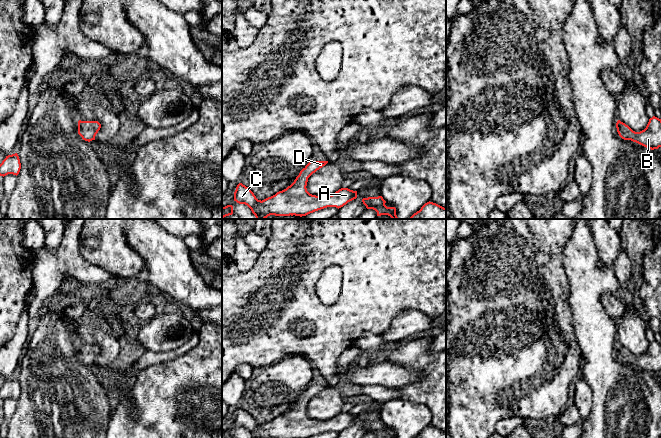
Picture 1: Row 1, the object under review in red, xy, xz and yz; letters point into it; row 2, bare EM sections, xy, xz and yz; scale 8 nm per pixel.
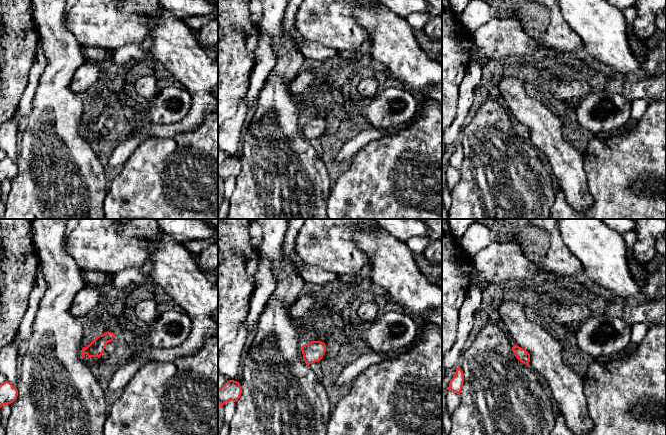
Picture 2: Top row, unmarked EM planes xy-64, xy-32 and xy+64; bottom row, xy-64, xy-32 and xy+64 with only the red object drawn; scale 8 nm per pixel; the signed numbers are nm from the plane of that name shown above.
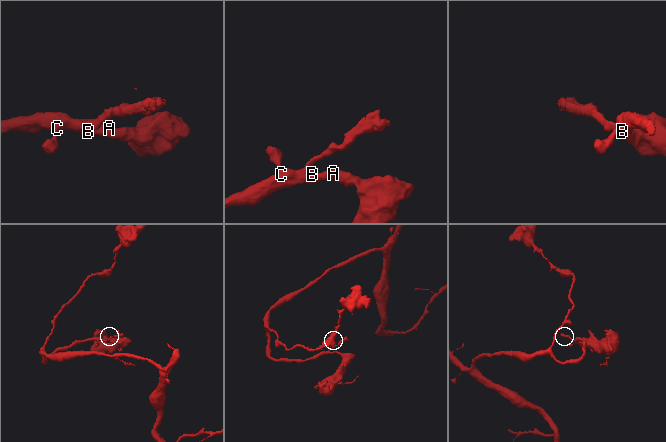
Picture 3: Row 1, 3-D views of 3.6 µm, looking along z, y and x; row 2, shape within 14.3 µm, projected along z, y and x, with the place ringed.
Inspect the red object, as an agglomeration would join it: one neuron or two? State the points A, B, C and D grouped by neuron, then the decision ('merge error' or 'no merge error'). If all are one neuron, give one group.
A B C D; no merge error

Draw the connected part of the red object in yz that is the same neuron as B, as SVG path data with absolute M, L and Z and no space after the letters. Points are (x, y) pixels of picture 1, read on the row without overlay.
M655 340L649 343L646 352L640 356L633 355L620 344L617 345L616 352L624 364L631 364L651 374L661 371L661 343Z

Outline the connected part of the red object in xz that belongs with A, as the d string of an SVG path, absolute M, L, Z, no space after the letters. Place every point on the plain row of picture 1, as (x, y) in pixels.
M310 385L286 413L264 424L258 424L254 417L242 407L234 416L234 425L247 429L253 438L310 438L327 432L341 432L357 422L357 415L341 412L332 419L319 421L307 415L308 402L328 385Z

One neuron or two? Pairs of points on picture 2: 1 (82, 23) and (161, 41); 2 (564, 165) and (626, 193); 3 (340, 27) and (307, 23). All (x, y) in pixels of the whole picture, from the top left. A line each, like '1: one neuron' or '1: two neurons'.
1: two neurons
2: two neurons
3: one neuron

